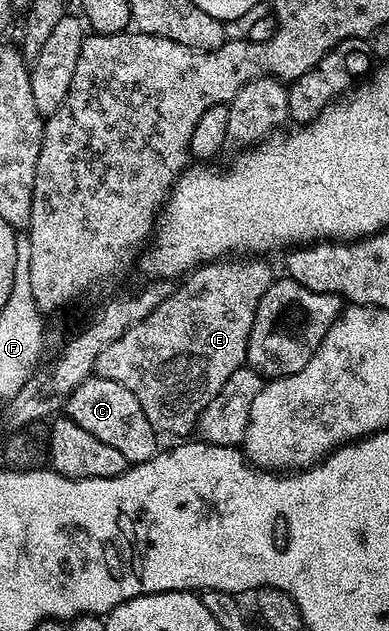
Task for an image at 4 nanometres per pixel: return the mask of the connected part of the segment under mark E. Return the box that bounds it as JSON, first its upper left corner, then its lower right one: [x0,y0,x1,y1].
[95,258,274,438]

